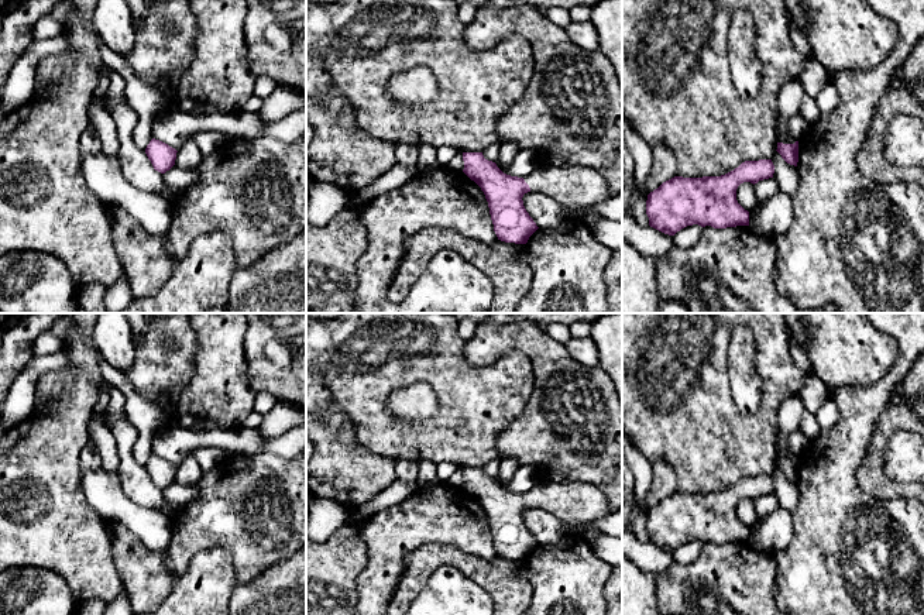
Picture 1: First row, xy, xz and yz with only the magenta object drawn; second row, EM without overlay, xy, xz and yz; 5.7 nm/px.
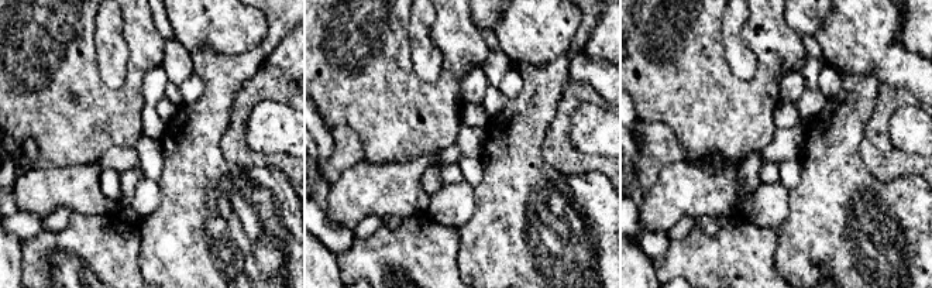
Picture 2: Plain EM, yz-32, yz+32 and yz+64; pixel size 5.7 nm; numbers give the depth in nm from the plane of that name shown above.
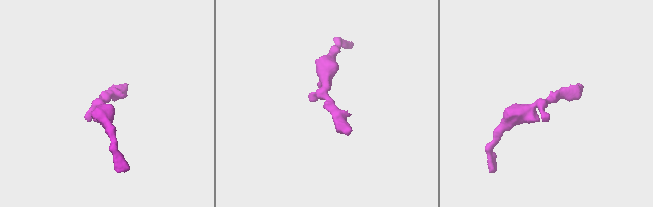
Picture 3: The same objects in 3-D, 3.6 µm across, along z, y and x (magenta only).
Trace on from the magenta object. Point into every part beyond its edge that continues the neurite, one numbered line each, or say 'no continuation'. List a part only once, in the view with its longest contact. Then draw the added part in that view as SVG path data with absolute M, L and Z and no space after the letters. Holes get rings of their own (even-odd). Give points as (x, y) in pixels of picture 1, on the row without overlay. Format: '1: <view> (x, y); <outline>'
1: xz (574, 504); M537 481L523 495L530 508L540 508L553 513L561 522L564 530L576 529L611 513L601 488L581 481Z

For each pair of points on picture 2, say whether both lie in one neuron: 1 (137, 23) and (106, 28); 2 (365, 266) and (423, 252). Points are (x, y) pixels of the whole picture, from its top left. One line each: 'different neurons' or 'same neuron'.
1: different neurons
2: same neuron

